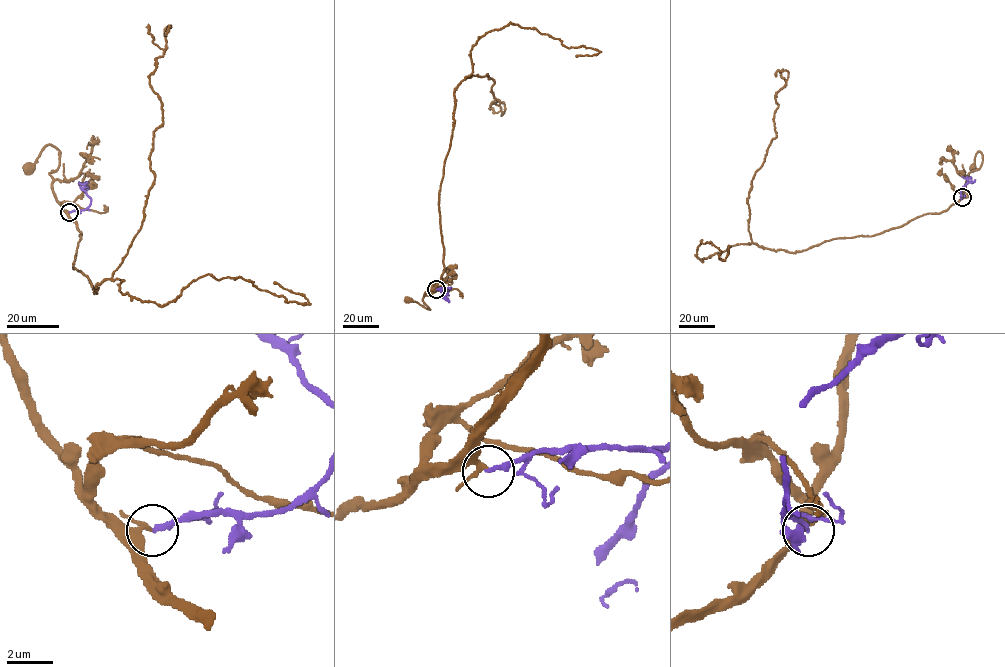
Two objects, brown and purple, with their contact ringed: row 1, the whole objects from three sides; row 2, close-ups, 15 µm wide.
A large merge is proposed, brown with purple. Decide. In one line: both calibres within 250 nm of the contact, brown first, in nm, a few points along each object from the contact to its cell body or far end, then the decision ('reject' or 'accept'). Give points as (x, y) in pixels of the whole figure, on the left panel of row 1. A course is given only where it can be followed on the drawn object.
180/240 nm | brown via (69, 212), (57, 201), (49, 173), (57, 168), (59, 151), (47, 145), (28, 168) | purple via (69, 212), (85, 210), (91, 202), (82, 189), (85, 190), (87, 186) | accept

